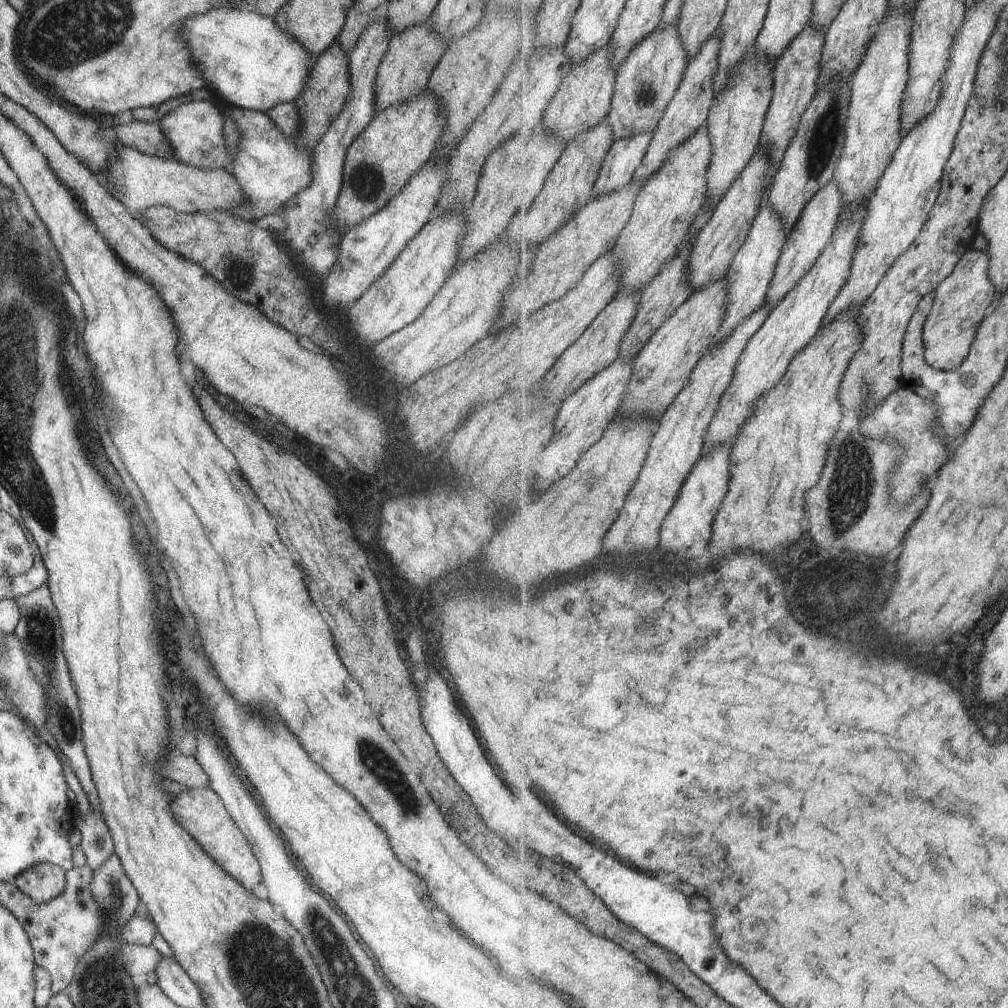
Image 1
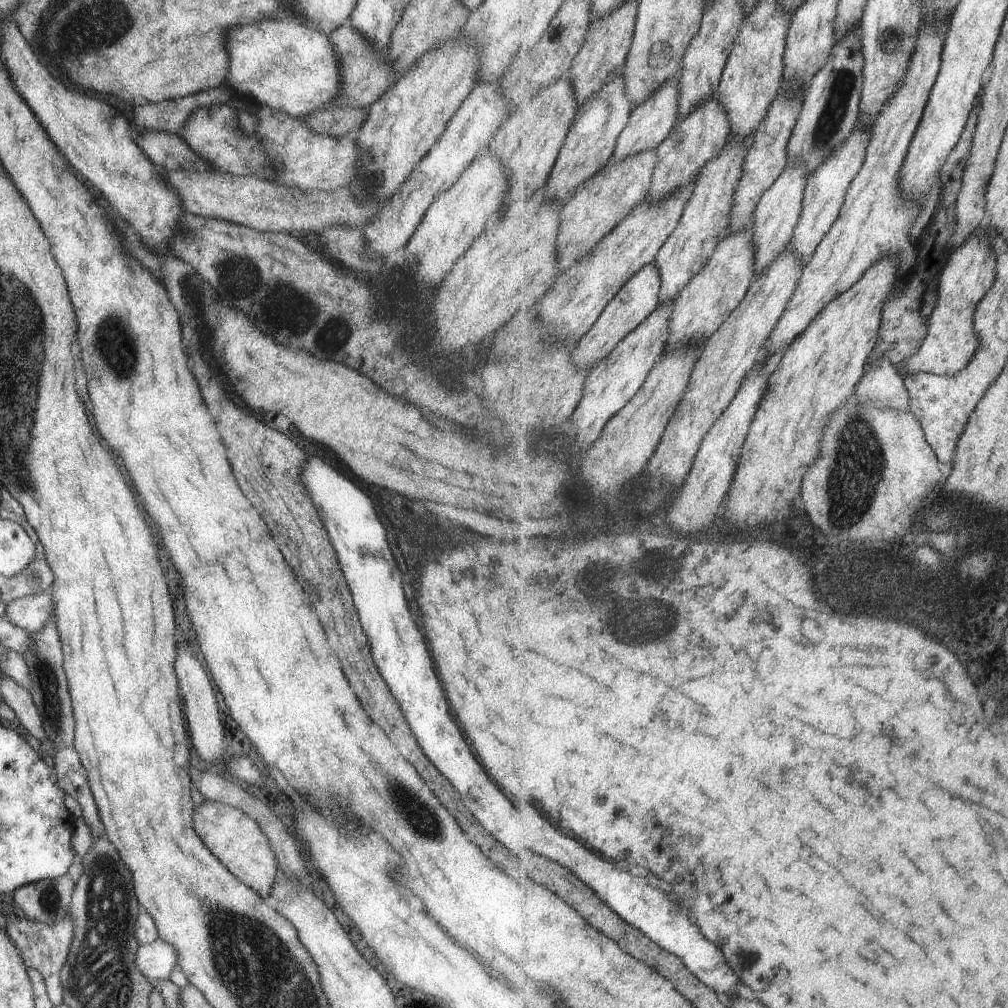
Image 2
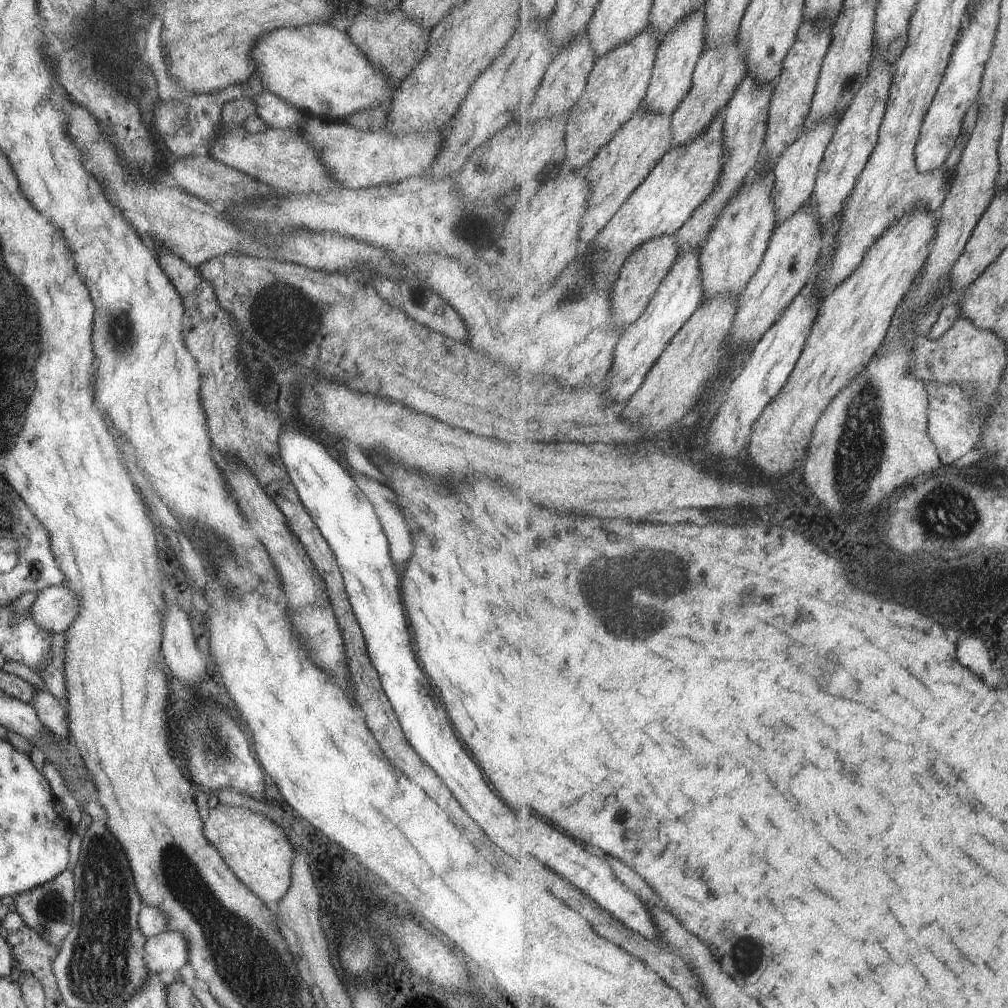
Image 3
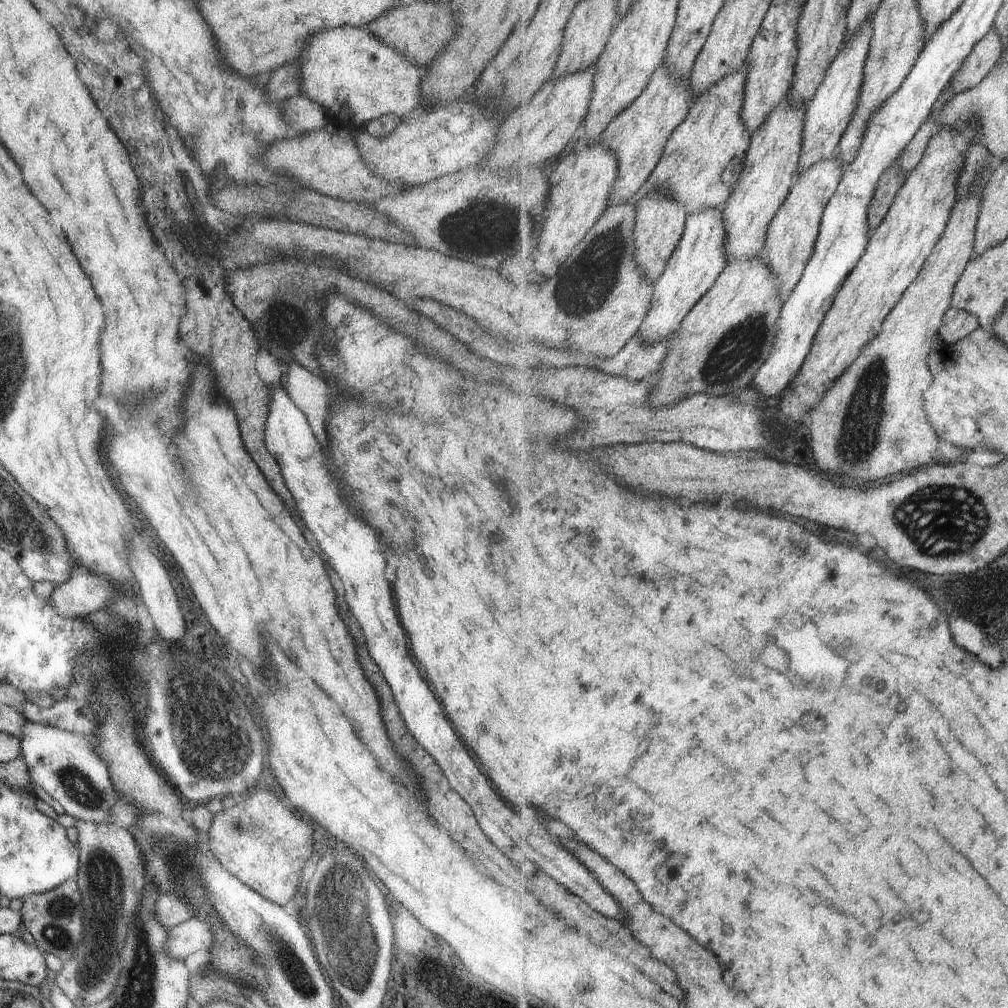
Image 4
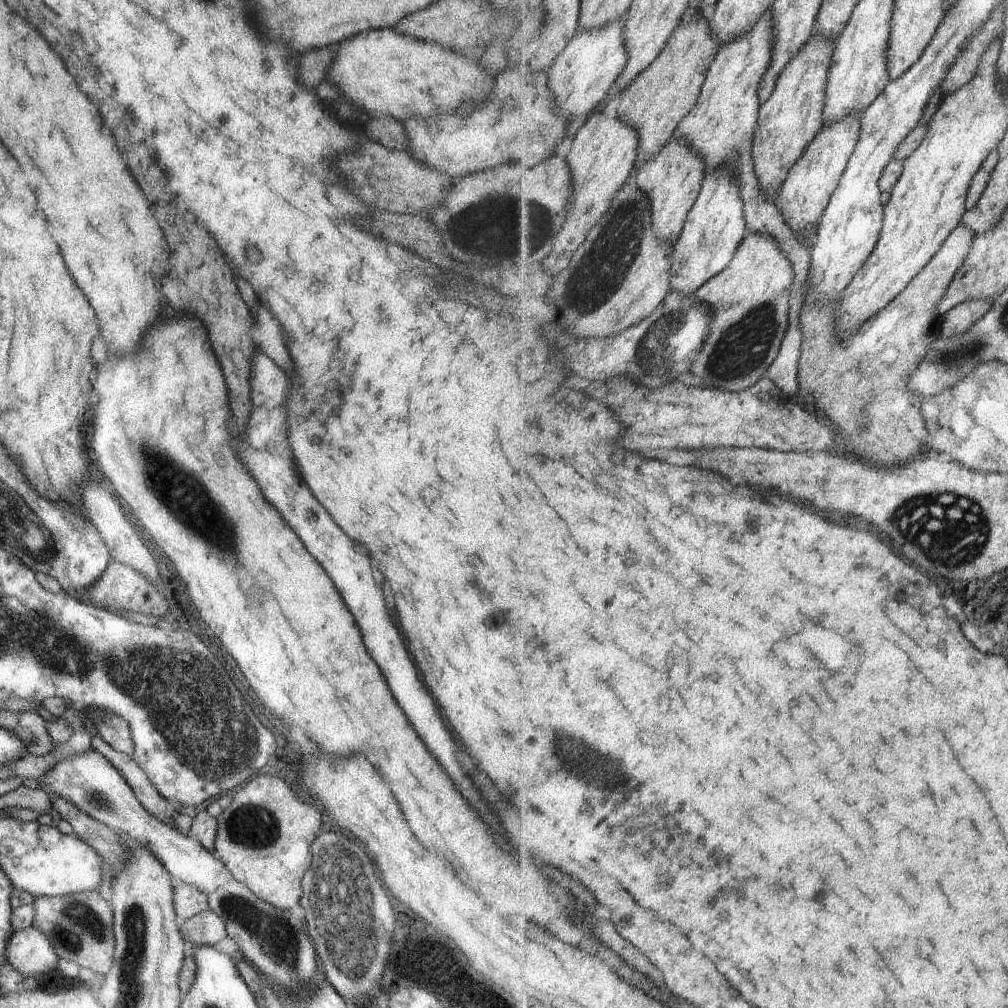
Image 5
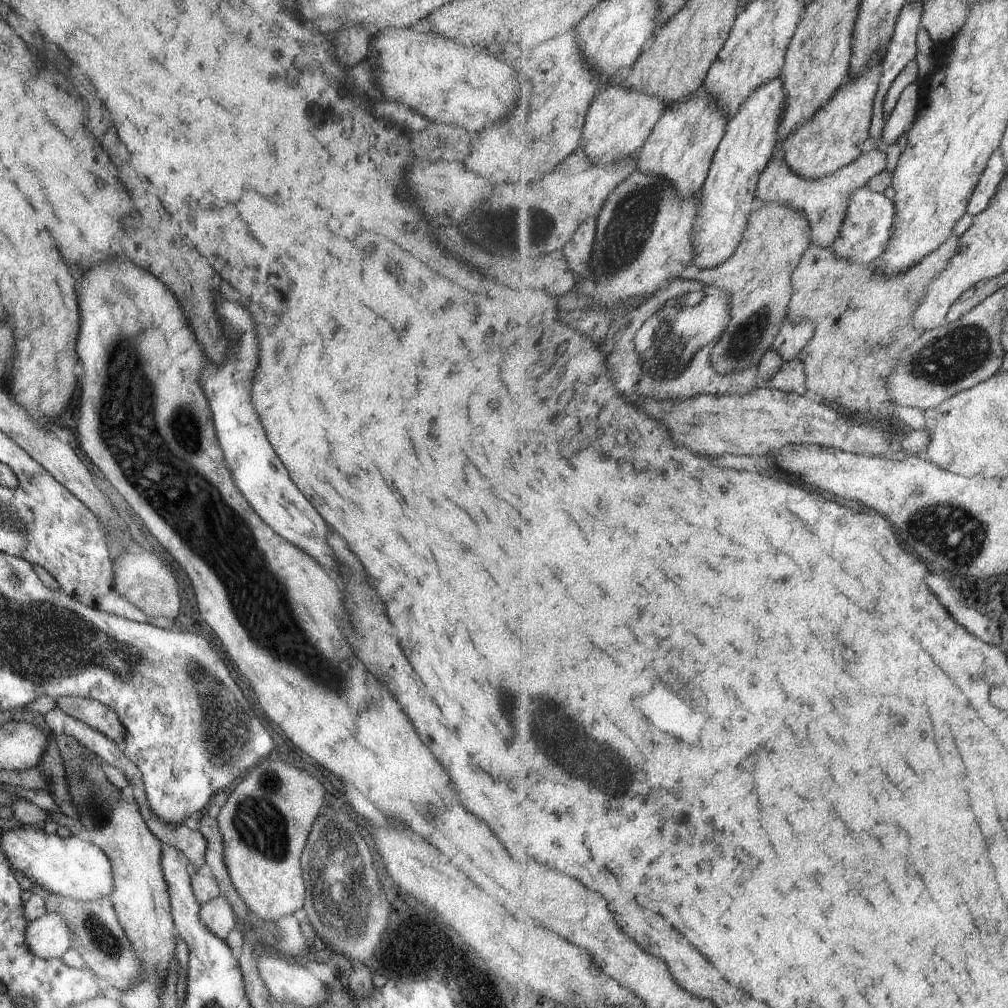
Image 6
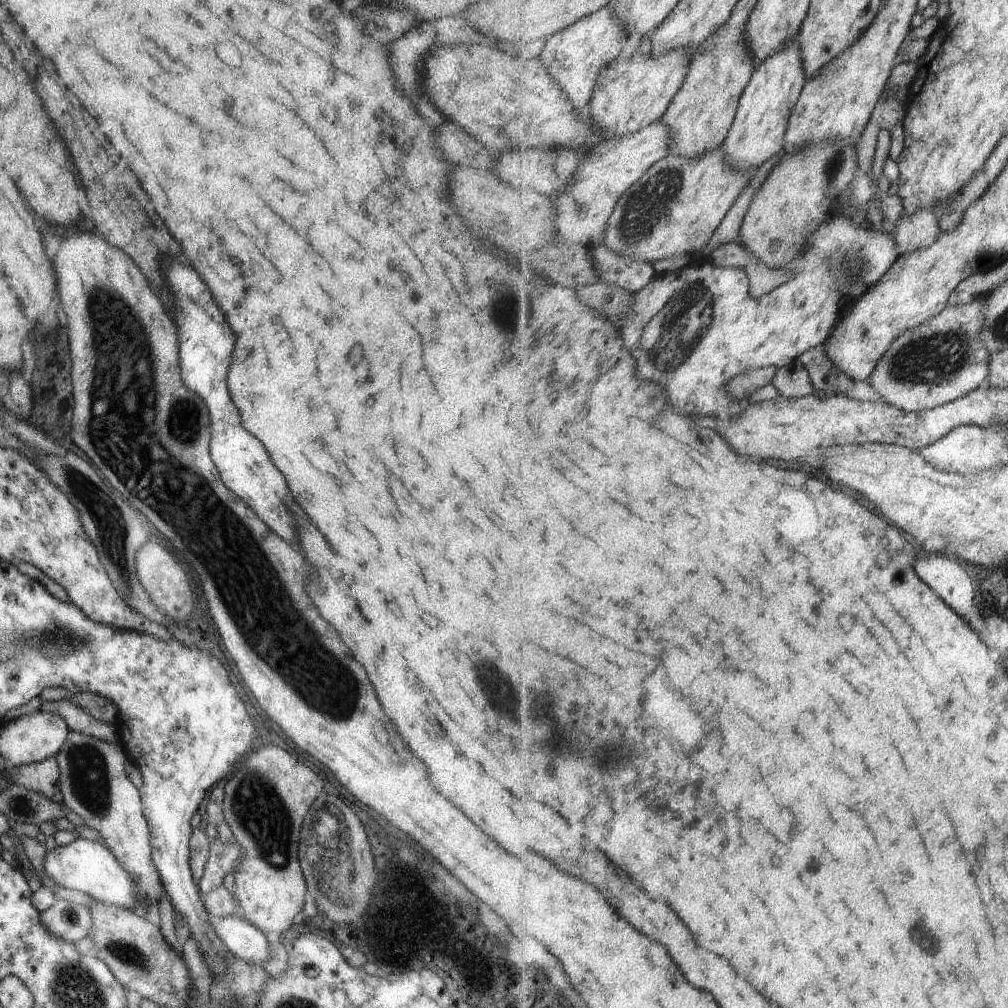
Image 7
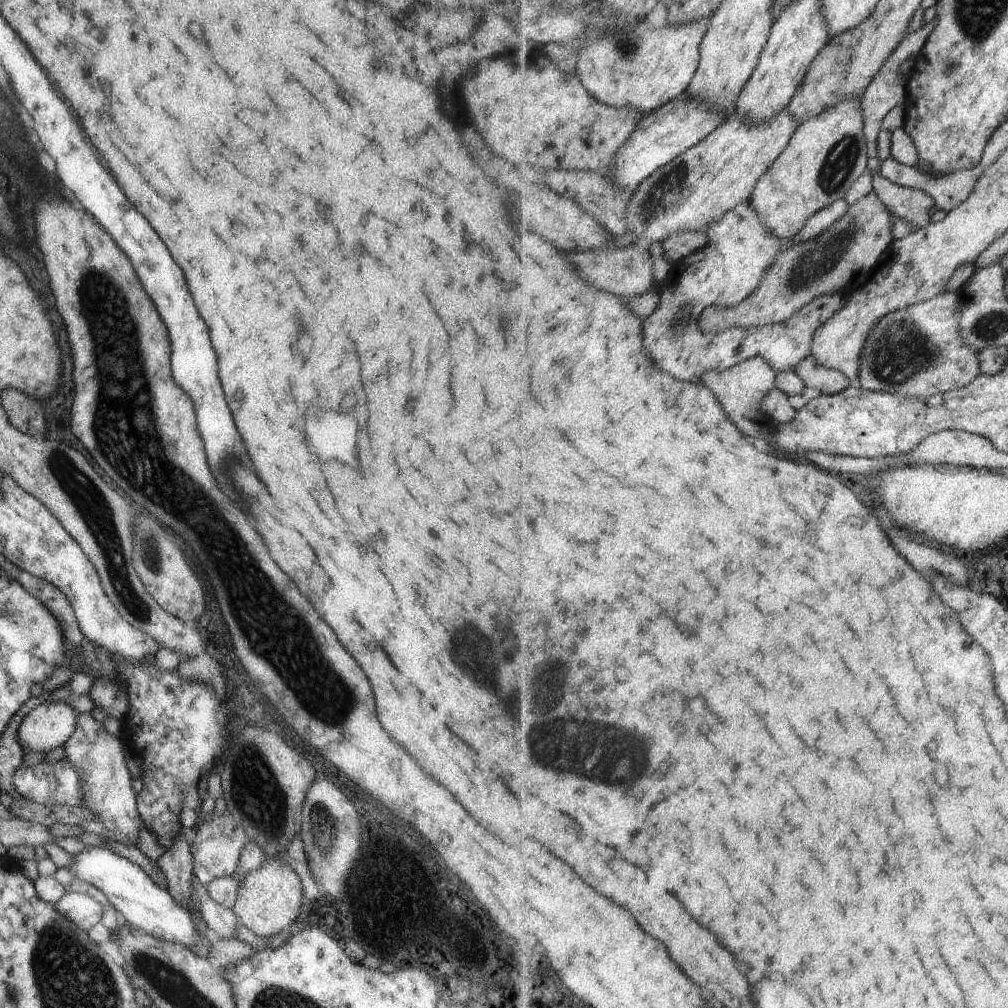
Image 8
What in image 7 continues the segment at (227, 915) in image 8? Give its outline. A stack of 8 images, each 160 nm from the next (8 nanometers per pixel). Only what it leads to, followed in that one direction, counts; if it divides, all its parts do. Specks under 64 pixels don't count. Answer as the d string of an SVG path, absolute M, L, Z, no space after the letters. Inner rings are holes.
M235 915L213 919L212 927L219 944L229 953L263 969L270 958L270 937Z

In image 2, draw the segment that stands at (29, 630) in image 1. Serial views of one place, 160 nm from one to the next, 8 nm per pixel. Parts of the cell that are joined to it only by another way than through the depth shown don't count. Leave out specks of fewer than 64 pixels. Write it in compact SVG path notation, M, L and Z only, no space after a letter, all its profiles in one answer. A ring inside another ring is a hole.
M53 619L45 621L40 631L28 634L26 649L21 652L30 674L30 695L42 720L46 740L59 747L71 747L74 739L74 720L66 676L62 669L60 640Z

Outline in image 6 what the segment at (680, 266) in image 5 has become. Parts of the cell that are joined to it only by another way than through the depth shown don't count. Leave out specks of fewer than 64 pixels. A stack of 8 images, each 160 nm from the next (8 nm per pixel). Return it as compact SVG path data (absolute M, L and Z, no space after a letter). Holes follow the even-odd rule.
M777 76L772 82L755 90L755 94L751 94L751 98L730 121L724 141L713 158L708 181L700 193L700 209L693 234L696 256L692 264L695 266L716 268L736 254L745 230L748 230L749 216L758 207L757 184L776 153L788 100L785 80Z

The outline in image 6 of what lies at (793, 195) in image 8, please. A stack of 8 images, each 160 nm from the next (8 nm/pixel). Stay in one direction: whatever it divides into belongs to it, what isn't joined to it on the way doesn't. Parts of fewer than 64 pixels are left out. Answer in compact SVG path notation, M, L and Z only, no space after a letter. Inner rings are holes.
M765 202L758 207L749 216L748 230L728 262L716 268L699 268L692 264L680 277L700 281L706 286L719 286L732 295L733 320L712 354L713 363L721 374L756 366L771 351L792 302L793 272L812 246L813 228L801 210L777 202Z

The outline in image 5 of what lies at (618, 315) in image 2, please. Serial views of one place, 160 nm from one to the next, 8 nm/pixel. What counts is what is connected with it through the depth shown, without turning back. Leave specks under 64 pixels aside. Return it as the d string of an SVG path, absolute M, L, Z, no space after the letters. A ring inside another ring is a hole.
M673 136L657 156L643 162L639 172L634 175L634 182L645 190L653 204L653 230L661 240L676 242L680 238L707 174L703 154L677 136Z

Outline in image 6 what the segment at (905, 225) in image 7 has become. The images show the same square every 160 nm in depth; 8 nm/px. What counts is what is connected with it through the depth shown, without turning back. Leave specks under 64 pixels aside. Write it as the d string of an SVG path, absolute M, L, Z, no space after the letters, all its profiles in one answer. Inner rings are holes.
M952 237L939 250L929 254L928 258L923 258L917 266L911 266L907 272L885 274L885 272L875 270L872 265L857 264L857 262L839 258L833 247L825 248L825 246L812 244L801 260L800 266L797 266L793 272L793 297L788 307L788 313L795 322L801 322L805 318L811 318L817 322L813 340L799 354L799 359L805 366L810 395L836 403L840 409L848 411L849 415L855 417L892 421L892 429L901 423L908 428L925 428L925 411L916 407L897 406L891 400L887 386L889 376L897 368L897 358L908 350L913 342L917 342L917 338L925 334L925 330L919 330L913 326L913 314L917 313L921 300L925 298L925 292L929 290L929 286L933 285L937 274L941 274L949 266L957 250L960 250L960 240Z

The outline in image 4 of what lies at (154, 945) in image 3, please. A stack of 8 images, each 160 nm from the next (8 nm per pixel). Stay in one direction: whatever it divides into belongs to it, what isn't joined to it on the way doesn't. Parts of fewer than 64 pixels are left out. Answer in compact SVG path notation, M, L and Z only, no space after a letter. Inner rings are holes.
M191 917L168 929L164 953L173 959L183 960L195 950L207 950L212 943L212 932L204 921Z

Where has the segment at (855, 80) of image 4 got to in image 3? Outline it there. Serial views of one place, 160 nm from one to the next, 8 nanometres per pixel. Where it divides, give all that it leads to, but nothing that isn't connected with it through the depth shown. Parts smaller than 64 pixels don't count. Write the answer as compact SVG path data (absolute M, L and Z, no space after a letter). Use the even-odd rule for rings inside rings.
M829 116L821 124L815 124L814 128L803 132L801 138L795 144L790 145L789 149L785 150L785 154L781 156L780 162L774 169L773 179L773 195L777 204L776 224L785 222L810 202L816 190L817 174L820 173L821 166L824 164L825 154L828 152L829 144L837 132L839 123L837 116Z

